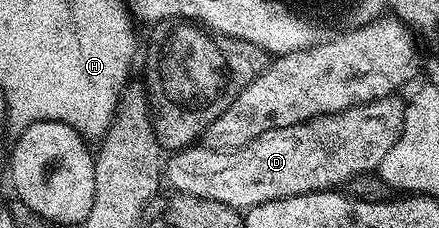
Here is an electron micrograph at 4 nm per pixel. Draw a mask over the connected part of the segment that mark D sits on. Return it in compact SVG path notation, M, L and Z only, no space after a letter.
M399 97L379 99L374 103L350 107L349 110L336 115L321 115L307 123L261 133L261 137L249 141L243 147L226 147L224 151L206 145L185 147L182 151L166 156L165 183L179 195L217 201L236 209L250 209L269 201L281 201L289 197L308 195L314 191L339 189L342 188L342 183L350 184L358 175L374 172L385 153L393 149L403 128L404 106L404 100L399 100Z

